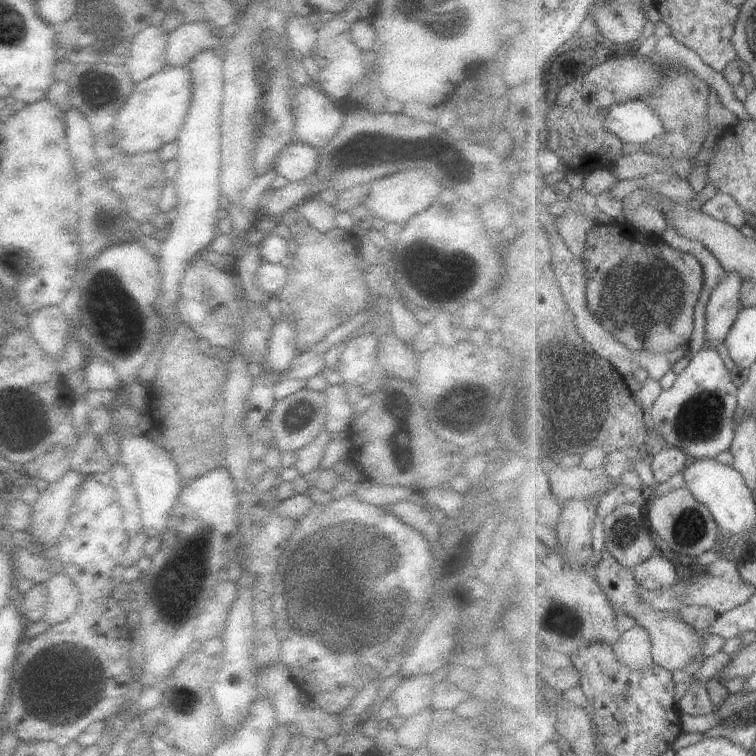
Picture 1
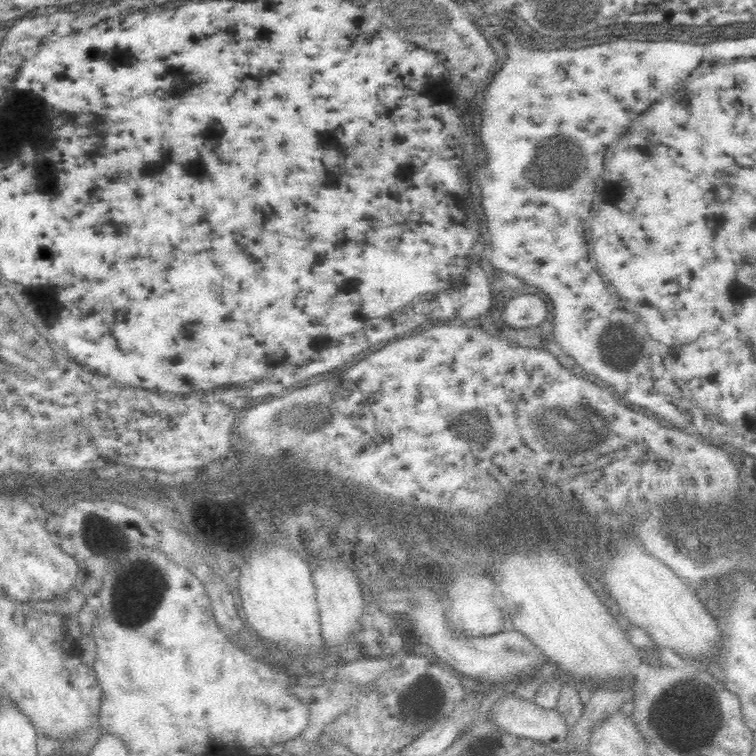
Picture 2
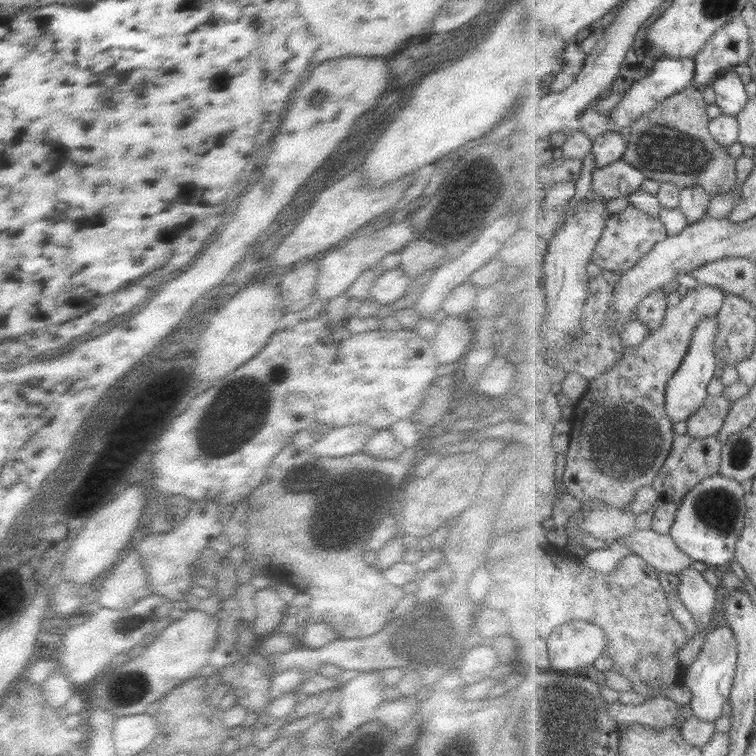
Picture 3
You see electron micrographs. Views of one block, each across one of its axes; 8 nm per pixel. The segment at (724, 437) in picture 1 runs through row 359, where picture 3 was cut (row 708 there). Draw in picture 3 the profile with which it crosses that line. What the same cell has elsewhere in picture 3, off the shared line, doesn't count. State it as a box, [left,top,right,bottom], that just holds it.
[685,625,739,721]

